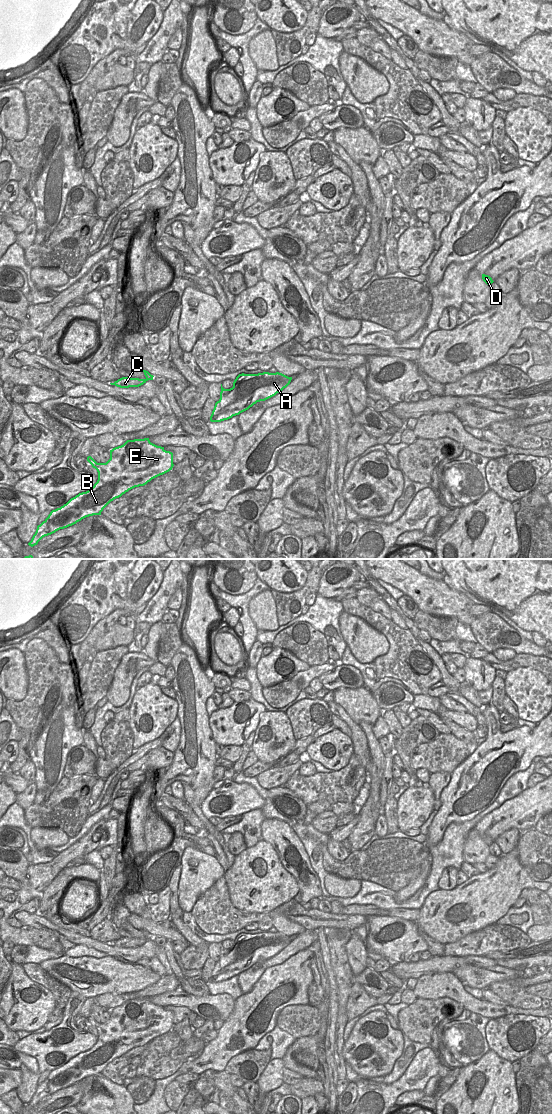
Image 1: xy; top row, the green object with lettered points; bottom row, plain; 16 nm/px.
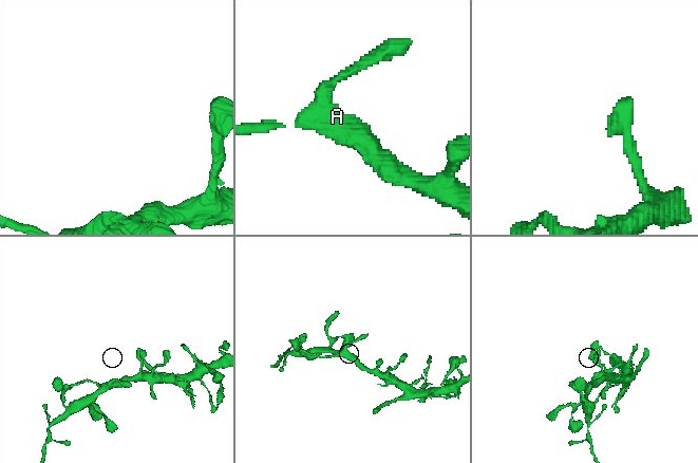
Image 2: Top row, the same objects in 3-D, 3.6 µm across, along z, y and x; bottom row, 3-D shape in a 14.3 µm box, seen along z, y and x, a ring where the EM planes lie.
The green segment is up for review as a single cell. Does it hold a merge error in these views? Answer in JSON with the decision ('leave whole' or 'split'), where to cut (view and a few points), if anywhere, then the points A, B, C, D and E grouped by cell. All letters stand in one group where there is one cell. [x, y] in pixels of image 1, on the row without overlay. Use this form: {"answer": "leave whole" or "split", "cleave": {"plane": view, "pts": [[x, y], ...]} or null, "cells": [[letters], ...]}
{"answer": "leave whole", "cleave": null, "cells": [["A", "B", "C", "D", "E"]]}

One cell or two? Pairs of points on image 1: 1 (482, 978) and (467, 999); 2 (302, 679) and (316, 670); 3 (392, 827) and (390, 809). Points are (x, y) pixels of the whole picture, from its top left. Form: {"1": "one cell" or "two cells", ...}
{"1": "two cells", "2": "one cell", "3": "one cell"}

